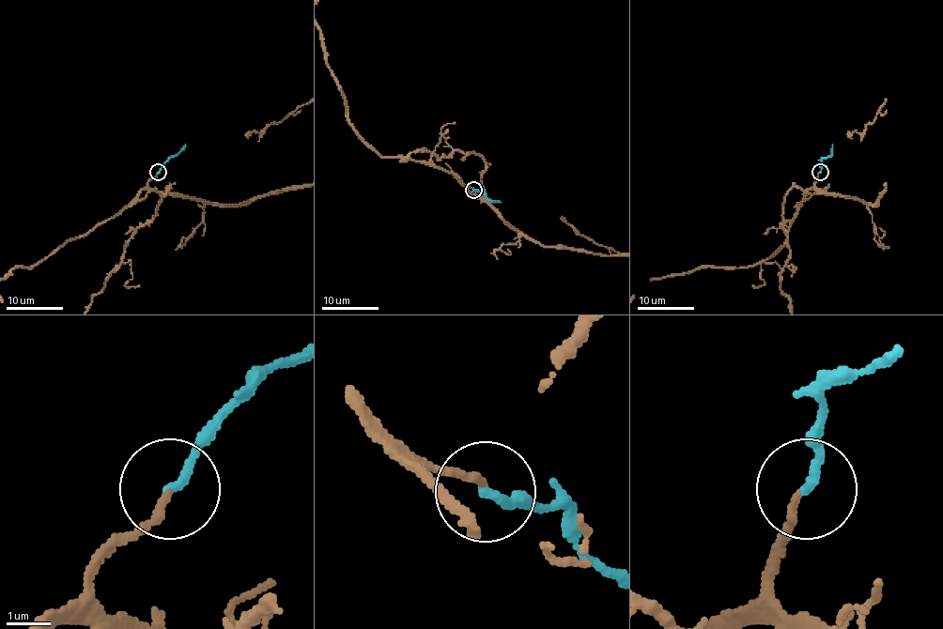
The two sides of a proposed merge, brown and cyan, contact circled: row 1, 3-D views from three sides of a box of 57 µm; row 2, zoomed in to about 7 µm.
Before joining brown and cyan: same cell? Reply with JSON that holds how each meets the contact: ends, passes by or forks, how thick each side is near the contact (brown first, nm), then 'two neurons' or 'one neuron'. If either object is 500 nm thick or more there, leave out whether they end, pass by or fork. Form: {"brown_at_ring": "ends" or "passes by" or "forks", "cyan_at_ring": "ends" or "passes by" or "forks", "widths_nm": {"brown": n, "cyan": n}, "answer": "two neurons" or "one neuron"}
{"brown_at_ring": "ends", "cyan_at_ring": "ends", "widths_nm": {"brown": 170, "cyan": 200}, "answer": "one neuron"}

